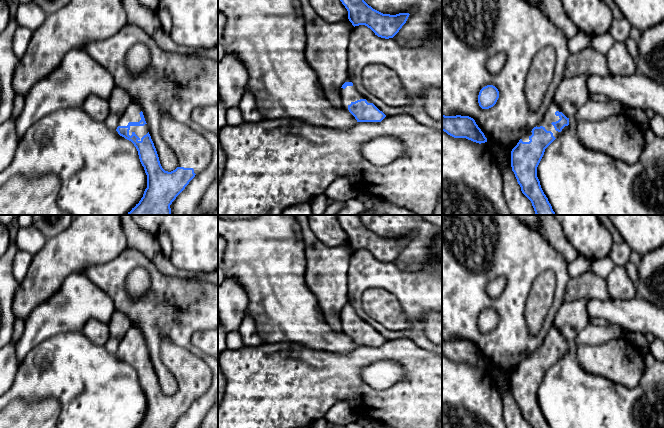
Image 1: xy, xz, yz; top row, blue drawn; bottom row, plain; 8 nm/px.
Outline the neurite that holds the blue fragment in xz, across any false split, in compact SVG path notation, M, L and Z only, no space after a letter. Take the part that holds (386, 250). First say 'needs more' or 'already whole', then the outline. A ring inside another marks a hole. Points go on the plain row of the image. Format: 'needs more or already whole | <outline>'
already whole | M338 215L342 228L348 235L352 249L365 249L381 262L393 262L406 247L409 237L383 238L369 230L360 215Z

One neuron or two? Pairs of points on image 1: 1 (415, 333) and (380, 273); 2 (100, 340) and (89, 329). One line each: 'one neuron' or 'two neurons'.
1: one neuron
2: one neuron

